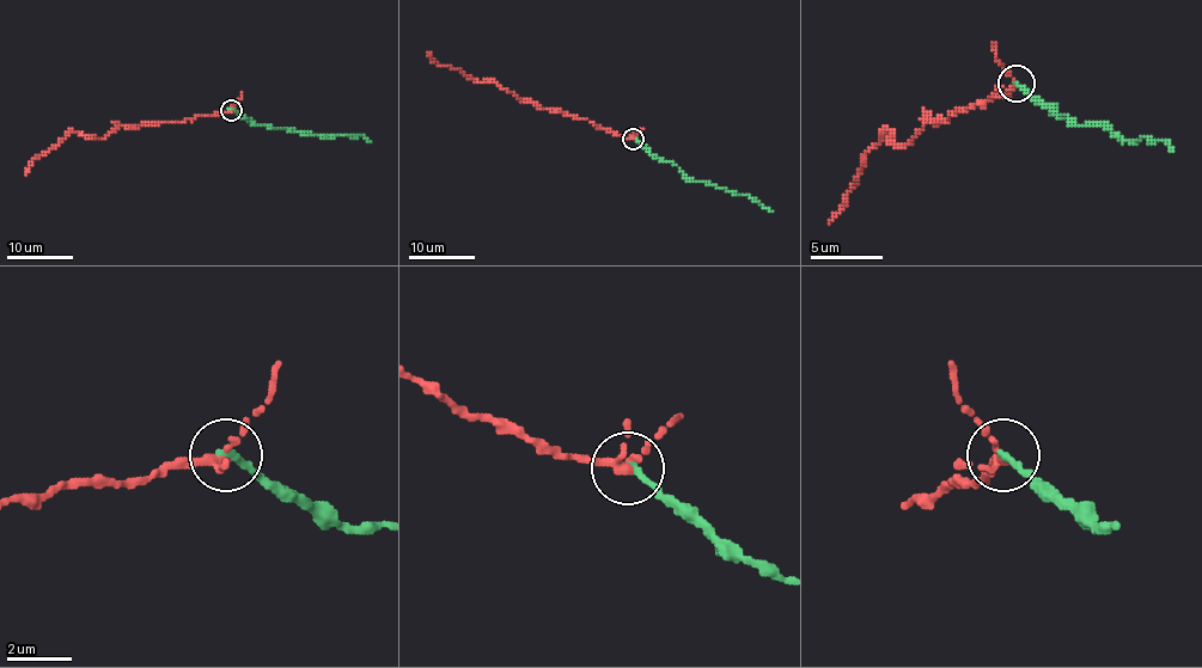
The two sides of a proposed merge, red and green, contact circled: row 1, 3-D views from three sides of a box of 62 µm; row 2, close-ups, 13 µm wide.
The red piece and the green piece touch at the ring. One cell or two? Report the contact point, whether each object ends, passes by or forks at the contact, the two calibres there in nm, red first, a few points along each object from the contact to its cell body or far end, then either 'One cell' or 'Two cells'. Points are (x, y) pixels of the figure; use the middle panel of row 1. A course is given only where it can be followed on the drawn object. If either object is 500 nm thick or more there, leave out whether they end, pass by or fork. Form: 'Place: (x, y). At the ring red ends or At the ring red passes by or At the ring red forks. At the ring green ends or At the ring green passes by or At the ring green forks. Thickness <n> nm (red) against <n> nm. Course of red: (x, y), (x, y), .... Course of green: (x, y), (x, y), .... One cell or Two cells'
Place: (633, 139). At the ring red passes by. At the ring green ends. Thickness 240 nm (red) against 280 nm. Course of red: (633, 138), (600, 129), (584, 117), (537, 108), (492, 81), (471, 79), (459, 69), (440, 66), (428, 53). Course of green: (633, 139), (657, 158), (676, 164), (687, 179), (725, 188), (772, 210). One cell

